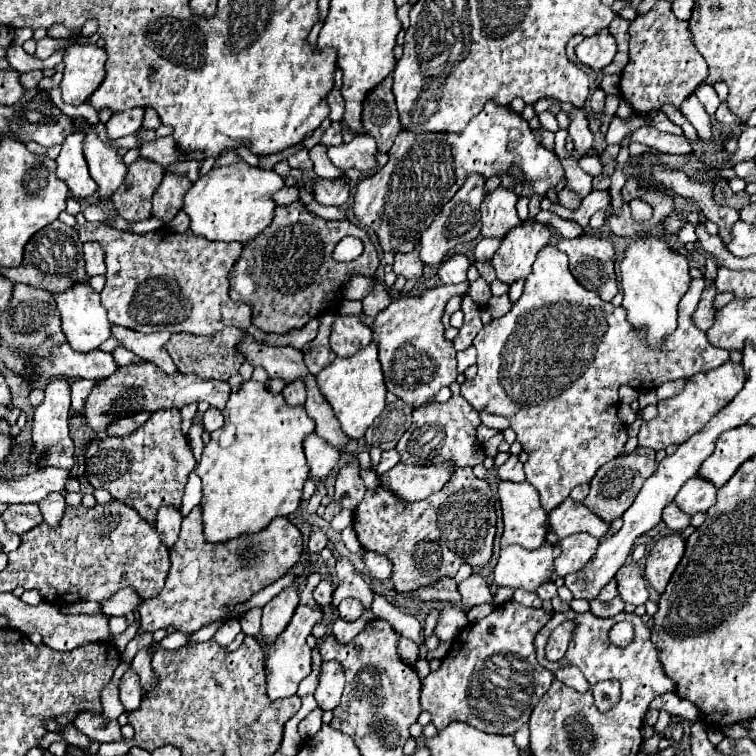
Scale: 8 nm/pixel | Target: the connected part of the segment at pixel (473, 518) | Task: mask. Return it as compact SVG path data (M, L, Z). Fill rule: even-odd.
M470 466L458 468L440 492L416 504L400 504L396 496L392 496L392 492L382 490L384 488L376 488L376 492L366 492L364 500L354 510L354 530L366 550L374 550L392 562L394 568L390 580L398 592L410 592L418 586L430 586L444 576L454 578L462 564L482 568L490 562L492 542L496 534L496 496L486 480L474 476Z

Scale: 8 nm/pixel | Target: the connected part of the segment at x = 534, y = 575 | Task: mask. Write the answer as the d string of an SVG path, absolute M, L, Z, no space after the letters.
M544 544L538 550L526 550L520 546L508 546L502 548L498 564L494 568L494 582L498 586L508 586L512 590L528 590L528 592L536 592L542 584L550 582L552 572L554 572L554 558L560 556L560 548L552 546L552 544Z

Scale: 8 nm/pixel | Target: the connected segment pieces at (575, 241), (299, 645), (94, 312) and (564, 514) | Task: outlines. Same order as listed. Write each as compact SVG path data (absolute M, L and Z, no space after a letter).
M580 234L576 238L560 236L556 248L568 254L570 272L586 290L596 292L604 302L610 302L616 296L618 286L612 242L588 234Z
M298 606L294 612L294 618L284 630L284 636L276 640L276 648L272 648L272 652L266 652L266 686L268 686L270 700L282 700L282 698L294 696L300 680L304 680L310 674L312 658L310 658L310 646L306 644L306 638L312 632L312 626L318 624L320 620L322 620L320 608L314 610L308 606Z
M74 284L68 292L54 294L54 300L62 314L62 328L68 338L68 344L76 348L76 352L98 350L112 336L112 324L108 322L106 310L100 304L100 294L96 294L90 284Z
M566 498L552 512L548 512L548 518L552 530L560 540L578 532L588 532L596 538L608 534L608 524L602 522L596 514L592 514L584 504L578 504L572 498Z

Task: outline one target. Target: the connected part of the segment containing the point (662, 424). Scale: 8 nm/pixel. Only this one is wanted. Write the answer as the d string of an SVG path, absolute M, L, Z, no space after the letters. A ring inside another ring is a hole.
M734 362L722 364L720 368L700 372L688 378L686 388L678 396L658 402L658 416L642 424L638 432L638 444L652 450L664 450L670 444L686 442L694 432L704 428L710 422L710 418L720 408L724 408L736 396L736 392L740 392L740 388L744 388L744 380L746 380L746 374L742 370L742 364L734 364Z

